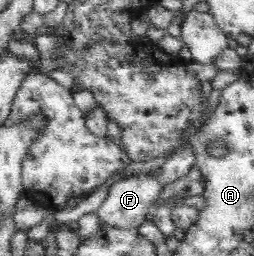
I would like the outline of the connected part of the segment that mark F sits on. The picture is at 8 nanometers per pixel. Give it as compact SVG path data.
M138 174L117 181L96 210L101 229L138 229L153 211L160 182L150 174Z

